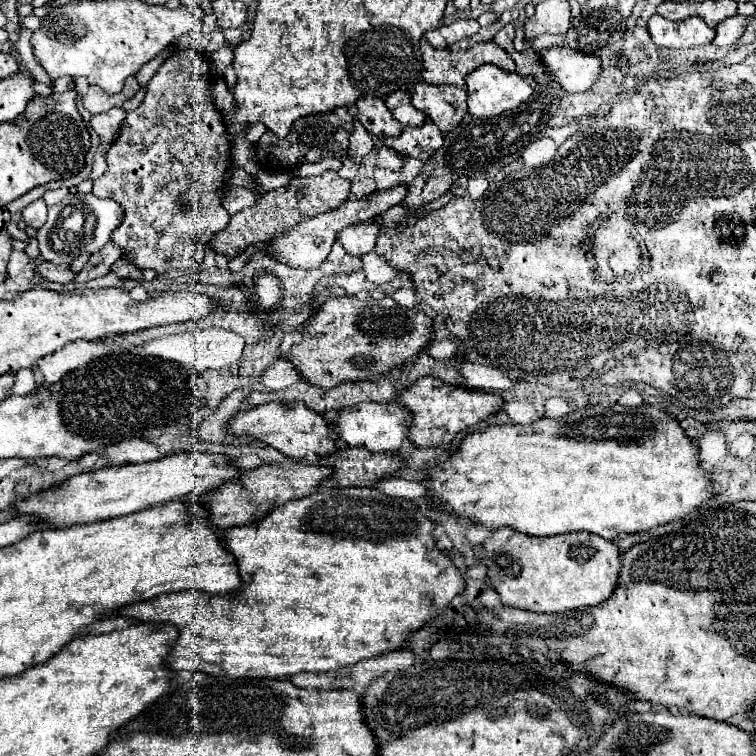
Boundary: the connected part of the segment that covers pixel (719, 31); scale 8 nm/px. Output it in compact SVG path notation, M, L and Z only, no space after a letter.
M744 14L730 16L728 20L724 20L724 24L720 24L720 28L716 28L714 44L716 46L728 46L728 44L738 42L742 38L748 22L750 22L750 16L744 16Z

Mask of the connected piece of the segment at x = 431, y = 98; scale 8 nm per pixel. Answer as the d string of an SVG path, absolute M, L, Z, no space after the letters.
M416 84L412 92L412 104L424 112L440 132L454 130L462 118L468 114L466 104L468 92L458 86L432 86L432 84Z

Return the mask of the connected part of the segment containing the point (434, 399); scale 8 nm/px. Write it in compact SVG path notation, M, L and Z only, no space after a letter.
M436 376L418 378L408 390L400 394L400 398L414 416L410 426L410 442L414 442L418 448L448 446L458 432L494 416L504 408L504 398L498 394L454 386L454 384L442 382Z

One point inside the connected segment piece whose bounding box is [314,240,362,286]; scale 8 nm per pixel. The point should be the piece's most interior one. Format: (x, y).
(338, 262)

